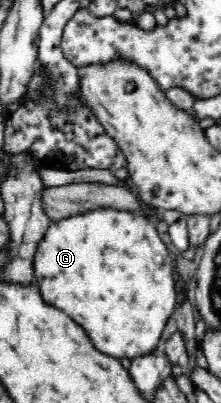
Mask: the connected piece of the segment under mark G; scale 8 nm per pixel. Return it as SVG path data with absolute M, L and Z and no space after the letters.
M107 208L53 221L38 242L34 276L43 300L79 322L97 350L131 360L152 353L161 344L161 332L174 313L180 294L174 260L148 216Z

